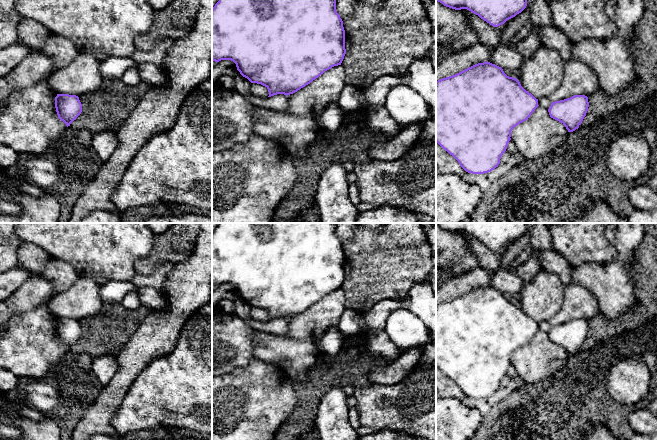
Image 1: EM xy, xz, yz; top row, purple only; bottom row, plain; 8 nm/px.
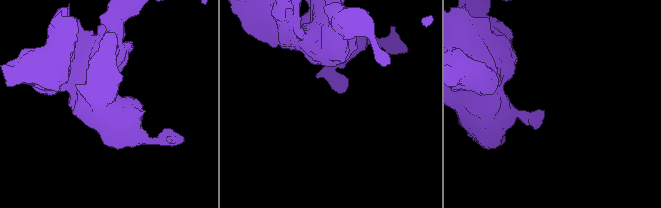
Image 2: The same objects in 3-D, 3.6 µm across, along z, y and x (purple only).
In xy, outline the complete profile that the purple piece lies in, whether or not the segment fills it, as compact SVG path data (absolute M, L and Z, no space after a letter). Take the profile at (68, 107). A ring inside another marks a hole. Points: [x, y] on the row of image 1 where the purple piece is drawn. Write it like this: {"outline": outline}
{"outline": "M57 94L55 97L55 108L58 118L63 121L67 127L70 126L82 112L82 104L76 95Z"}

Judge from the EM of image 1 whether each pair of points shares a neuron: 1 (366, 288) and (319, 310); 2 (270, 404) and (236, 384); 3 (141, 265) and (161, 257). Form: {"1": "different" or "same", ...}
{"1": "different", "2": "same", "3": "same"}

